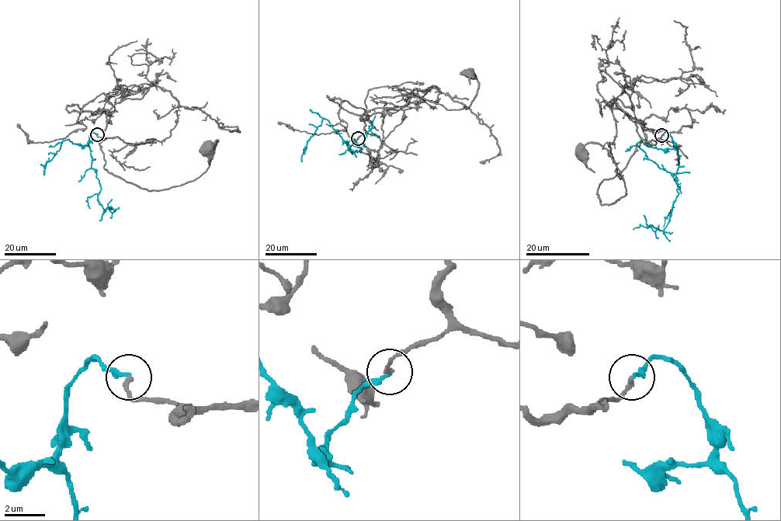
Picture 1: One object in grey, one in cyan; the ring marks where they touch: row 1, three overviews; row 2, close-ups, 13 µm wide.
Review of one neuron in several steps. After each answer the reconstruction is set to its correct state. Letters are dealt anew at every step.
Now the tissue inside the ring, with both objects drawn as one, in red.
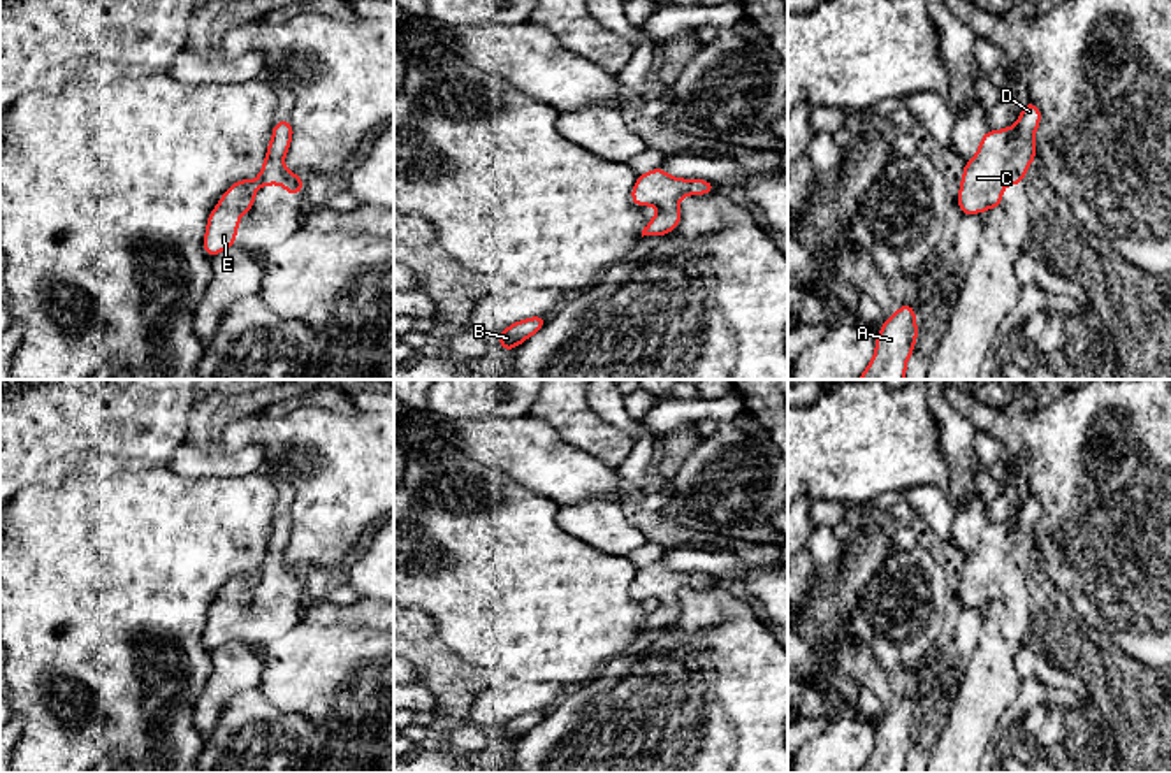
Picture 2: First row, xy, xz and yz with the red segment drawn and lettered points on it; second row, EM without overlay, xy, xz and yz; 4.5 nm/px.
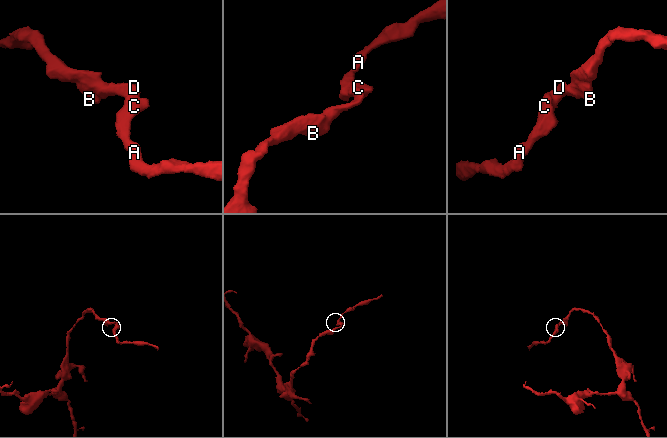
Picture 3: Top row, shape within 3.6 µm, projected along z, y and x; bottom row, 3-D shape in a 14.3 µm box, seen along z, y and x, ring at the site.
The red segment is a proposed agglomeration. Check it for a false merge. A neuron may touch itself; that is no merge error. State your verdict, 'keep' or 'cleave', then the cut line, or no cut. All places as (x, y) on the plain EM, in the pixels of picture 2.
keep; no cut

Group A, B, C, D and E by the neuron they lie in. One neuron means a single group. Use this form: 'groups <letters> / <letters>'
groups A B C D E

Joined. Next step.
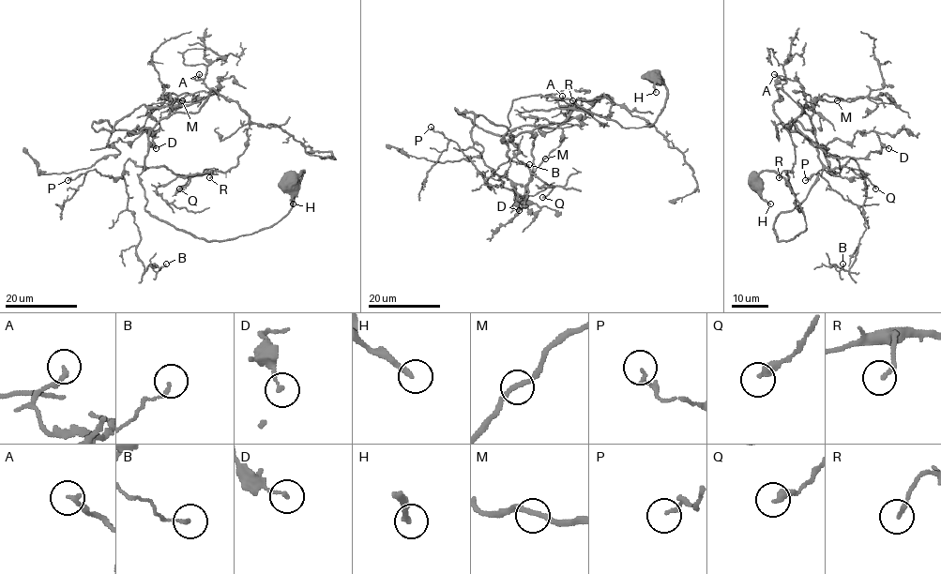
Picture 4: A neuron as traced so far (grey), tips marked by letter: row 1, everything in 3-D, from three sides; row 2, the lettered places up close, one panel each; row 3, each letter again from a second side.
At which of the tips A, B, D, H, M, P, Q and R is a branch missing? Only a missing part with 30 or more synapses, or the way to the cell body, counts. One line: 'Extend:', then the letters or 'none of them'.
Extend: none of them

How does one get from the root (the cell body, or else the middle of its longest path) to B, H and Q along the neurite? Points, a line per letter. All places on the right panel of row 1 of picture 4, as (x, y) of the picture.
B: (756, 182), (775, 171), (789, 187), (806, 222), (790, 240), (777, 217), (853, 158), (866, 230), (842, 264)
H: (756, 182), (760, 185), (760, 196), (770, 203)
Q: (756, 182), (777, 172), (803, 212), (806, 229), (779, 241), (777, 217), (825, 168), (845, 166), (875, 188)

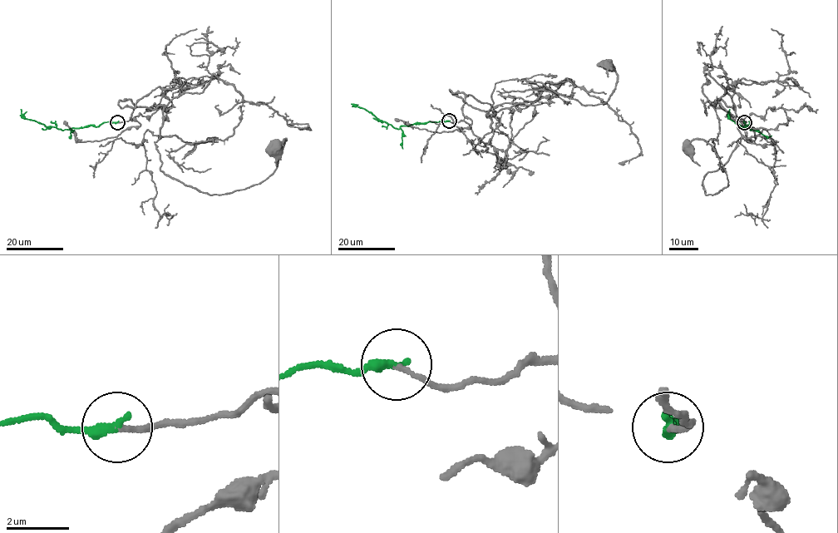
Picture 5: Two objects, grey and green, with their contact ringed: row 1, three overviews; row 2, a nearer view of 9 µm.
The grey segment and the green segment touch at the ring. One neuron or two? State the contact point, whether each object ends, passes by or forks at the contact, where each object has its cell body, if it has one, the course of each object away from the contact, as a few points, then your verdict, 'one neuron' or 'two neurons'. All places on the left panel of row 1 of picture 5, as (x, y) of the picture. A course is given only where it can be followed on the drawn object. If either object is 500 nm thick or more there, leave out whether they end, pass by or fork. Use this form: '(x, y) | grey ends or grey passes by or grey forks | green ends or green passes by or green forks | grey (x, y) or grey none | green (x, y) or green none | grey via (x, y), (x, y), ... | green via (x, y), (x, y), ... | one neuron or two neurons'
(117, 122) | grey ends | green ends | grey (276, 147) | green none | grey via (117, 122), (134, 119), (120, 100), (162, 105), (160, 169), (210, 194), (260, 183), (285, 139), (275, 148) | green via (117, 122), (62, 130), (26, 119), (20, 109) | one neuron

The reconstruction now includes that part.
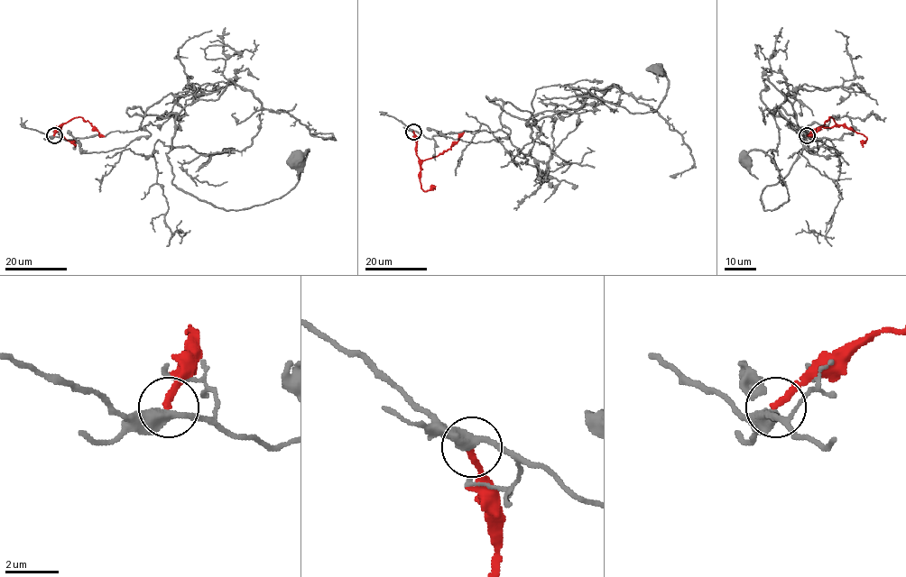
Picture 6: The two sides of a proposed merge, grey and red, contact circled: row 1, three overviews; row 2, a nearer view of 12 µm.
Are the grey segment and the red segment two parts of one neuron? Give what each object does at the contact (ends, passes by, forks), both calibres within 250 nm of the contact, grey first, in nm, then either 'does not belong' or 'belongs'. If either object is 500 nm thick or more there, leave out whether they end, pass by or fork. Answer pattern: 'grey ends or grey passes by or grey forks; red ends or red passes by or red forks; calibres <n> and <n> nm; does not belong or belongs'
grey passes by; red ends; calibres 400 and 280 nm; does not belong

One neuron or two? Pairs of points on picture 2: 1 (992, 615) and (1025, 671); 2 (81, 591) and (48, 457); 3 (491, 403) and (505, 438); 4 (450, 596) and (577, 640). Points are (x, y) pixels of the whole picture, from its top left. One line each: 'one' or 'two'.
1: two
2: two
3: two
4: one

